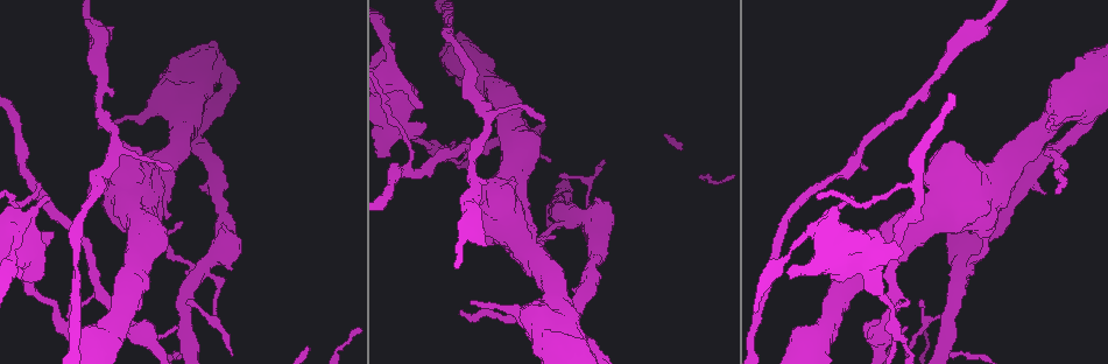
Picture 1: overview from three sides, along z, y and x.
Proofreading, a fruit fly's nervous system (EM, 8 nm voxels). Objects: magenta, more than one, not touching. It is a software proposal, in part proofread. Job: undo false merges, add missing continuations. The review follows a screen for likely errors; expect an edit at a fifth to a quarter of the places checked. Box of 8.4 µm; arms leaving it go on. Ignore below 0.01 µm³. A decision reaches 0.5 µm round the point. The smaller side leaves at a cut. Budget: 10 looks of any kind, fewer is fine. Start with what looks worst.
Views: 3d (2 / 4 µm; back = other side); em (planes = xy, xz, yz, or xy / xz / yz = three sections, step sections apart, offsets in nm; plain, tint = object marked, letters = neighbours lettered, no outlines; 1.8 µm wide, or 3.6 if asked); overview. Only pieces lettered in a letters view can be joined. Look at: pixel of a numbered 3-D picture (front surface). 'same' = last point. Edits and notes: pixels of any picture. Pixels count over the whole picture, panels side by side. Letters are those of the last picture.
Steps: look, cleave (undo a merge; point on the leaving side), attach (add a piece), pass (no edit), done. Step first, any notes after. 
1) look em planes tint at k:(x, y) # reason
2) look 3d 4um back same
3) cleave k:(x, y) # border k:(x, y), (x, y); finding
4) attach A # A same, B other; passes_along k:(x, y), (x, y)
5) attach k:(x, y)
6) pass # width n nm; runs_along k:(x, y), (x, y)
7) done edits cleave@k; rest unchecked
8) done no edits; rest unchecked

look em yz step 4 tint at 1:(432, 148) # four arms meet

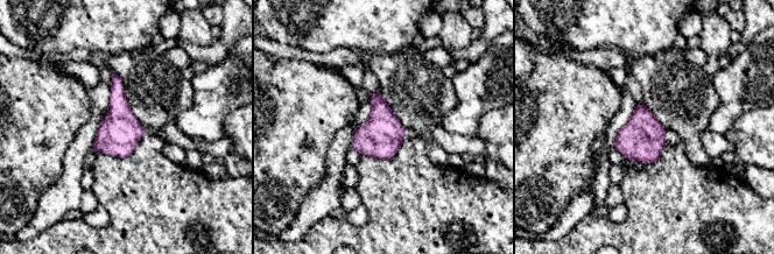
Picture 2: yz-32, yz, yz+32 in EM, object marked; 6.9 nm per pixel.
look em planes tint same # cut it another way

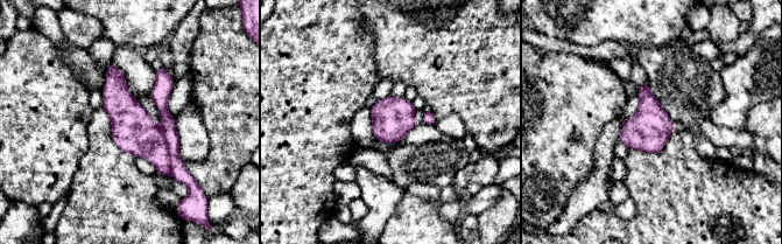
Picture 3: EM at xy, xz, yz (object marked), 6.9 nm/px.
look em planes letters same

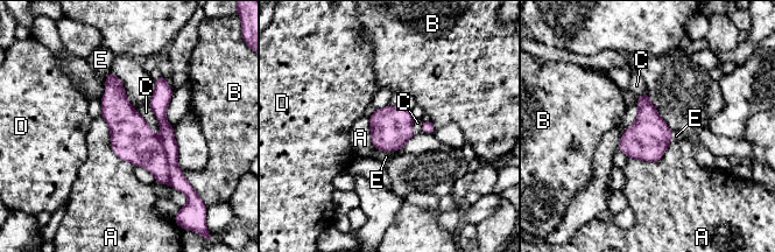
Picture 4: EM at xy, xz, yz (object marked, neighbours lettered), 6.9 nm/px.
cleave 4:(177, 181) # width 280 nm; longest_contact A 420 nm; A other, B other, C other, D other, E other; two neurons meet here

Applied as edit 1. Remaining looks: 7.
look 3d 4um at 1:(202, 129) # thick turns thin

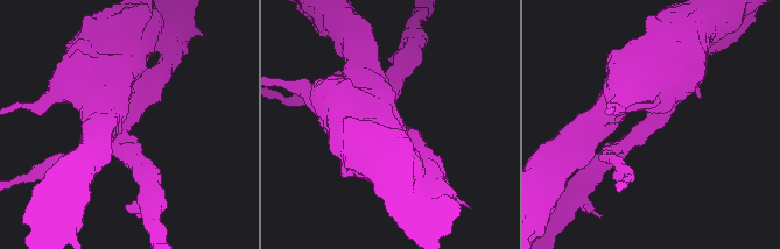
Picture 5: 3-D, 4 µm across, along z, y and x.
look em planes tint at 5:(652, 121)

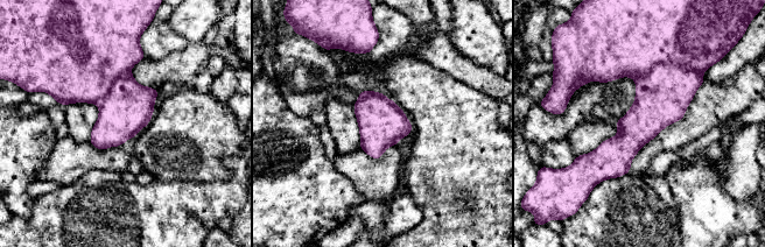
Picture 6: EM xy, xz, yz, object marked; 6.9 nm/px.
look em planes letters same

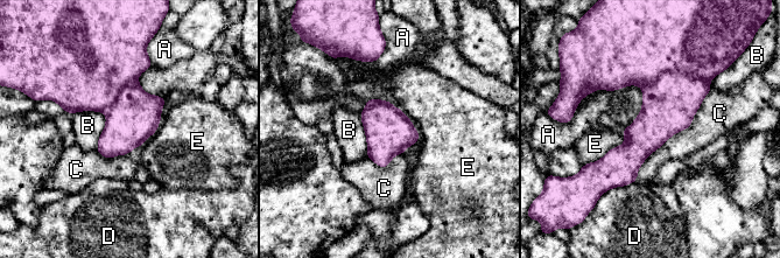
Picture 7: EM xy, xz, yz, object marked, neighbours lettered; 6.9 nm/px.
cleave 7:(668, 104) # A other, B other, C other, D other, E other; border 7:(709, 79), (663, 71), (643, 89); two neurons meet here

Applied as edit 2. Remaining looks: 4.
look overview # see it whole again

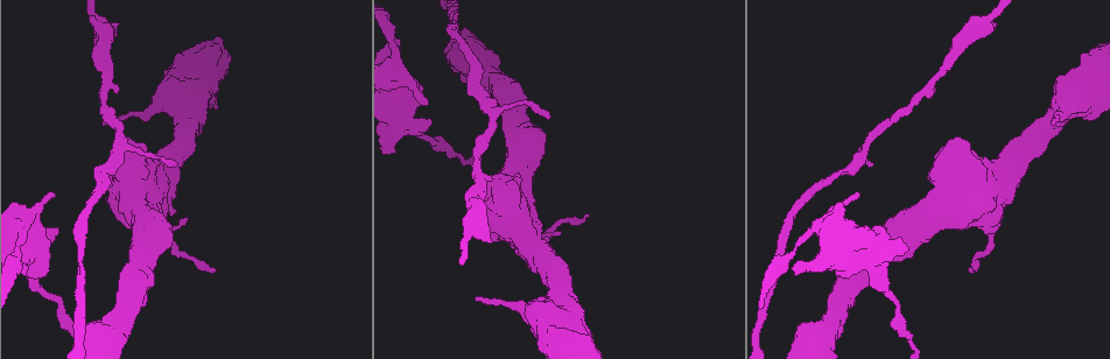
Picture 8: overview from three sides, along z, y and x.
look em planes letters at 8:(907, 248) # an open end

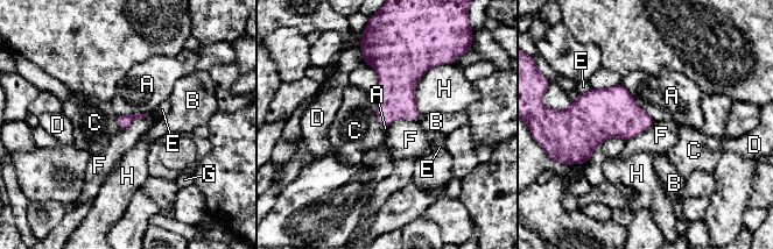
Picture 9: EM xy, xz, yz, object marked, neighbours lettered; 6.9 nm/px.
pass # A other, B other, C other, D other, E other, F other, G other, H other; border 9:(149, 115), (134, 119), (120, 130); no lettered piece goes on from it

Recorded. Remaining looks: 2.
look em 3.6um yz step 4 letters at 8:(814, 229) # sudden change in width

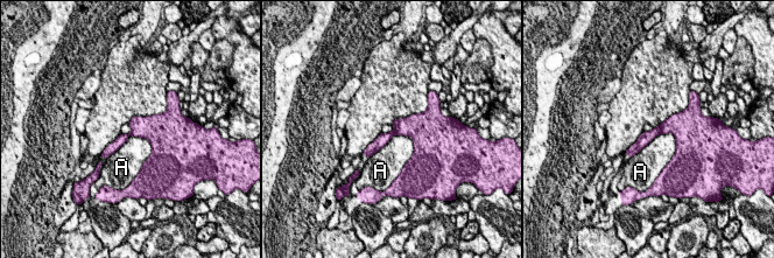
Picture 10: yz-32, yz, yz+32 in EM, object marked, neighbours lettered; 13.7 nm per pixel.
look em 3.6um planes letters same # cut it another way

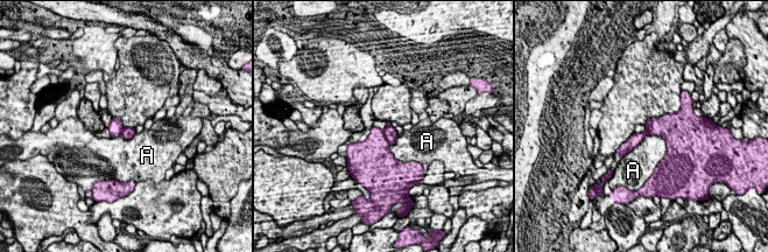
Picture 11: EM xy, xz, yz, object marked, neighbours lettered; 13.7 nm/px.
cleave 11:(390, 134) # A other; border 11:(382, 132), (389, 142); two neurons meet here

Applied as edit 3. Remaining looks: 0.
done edits cleave@4, cleave@7, cleave@11; rest unchecked

